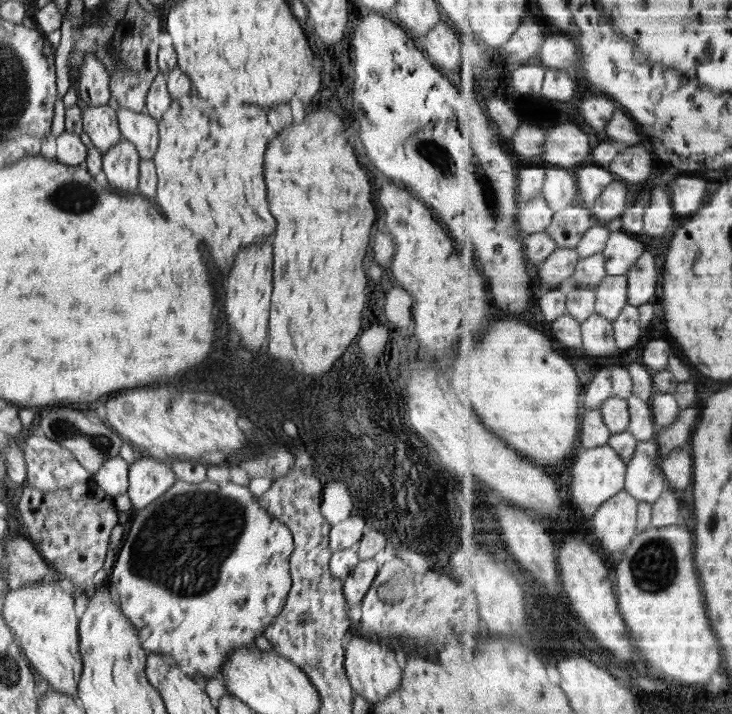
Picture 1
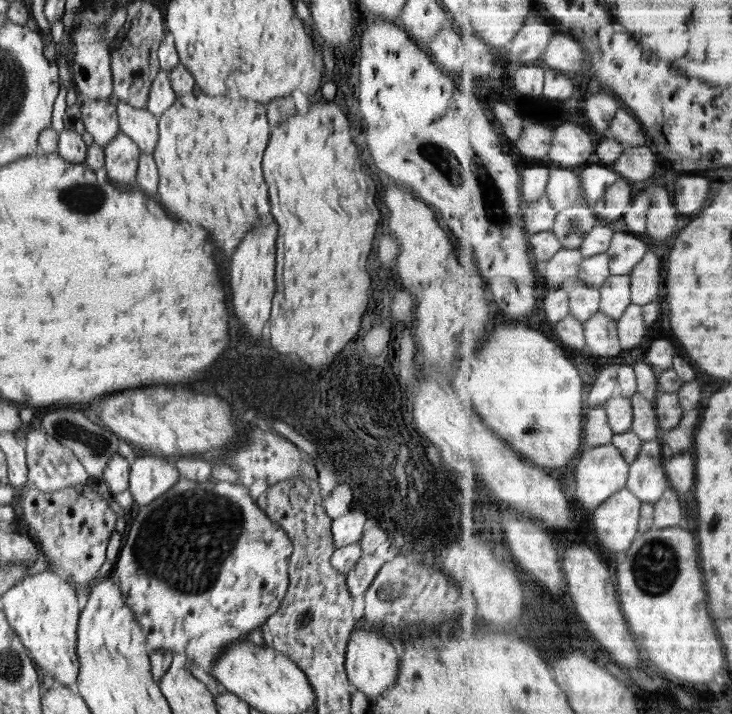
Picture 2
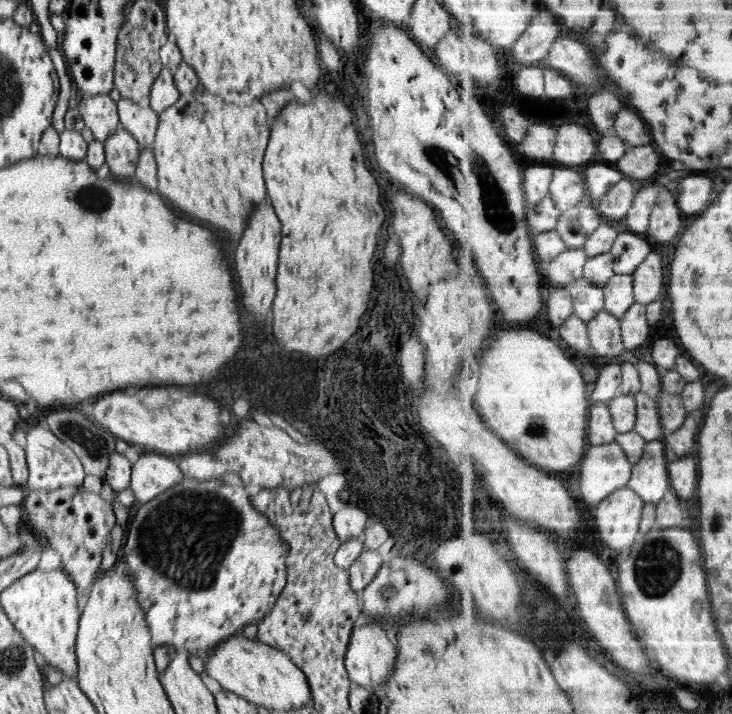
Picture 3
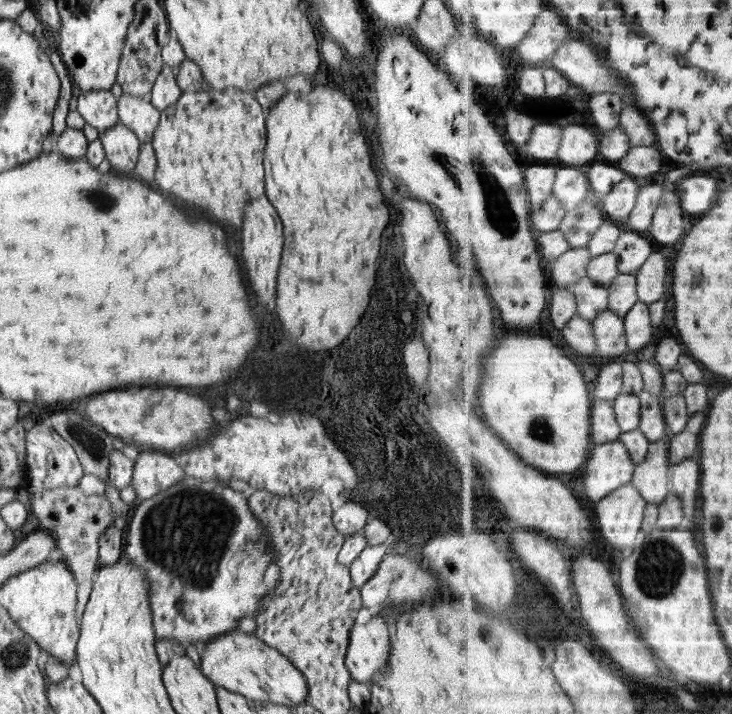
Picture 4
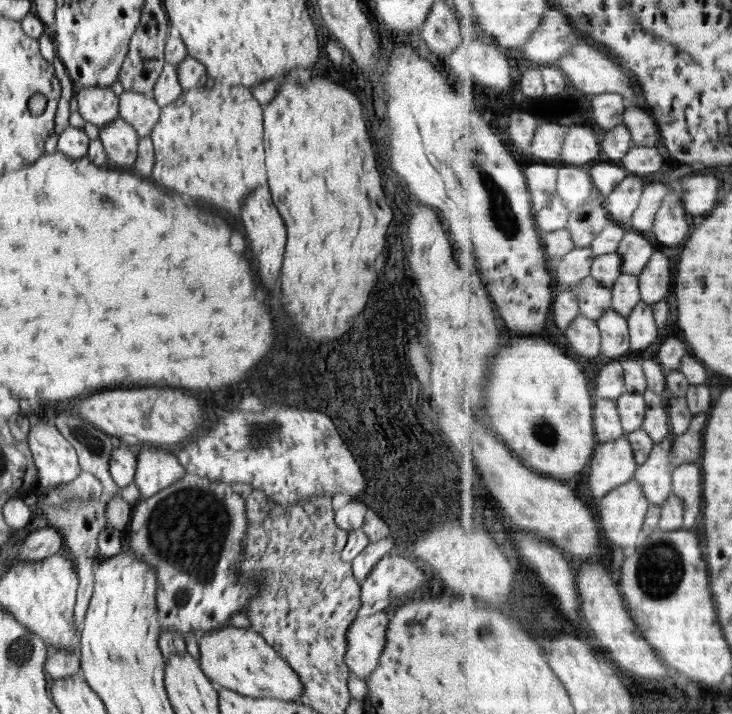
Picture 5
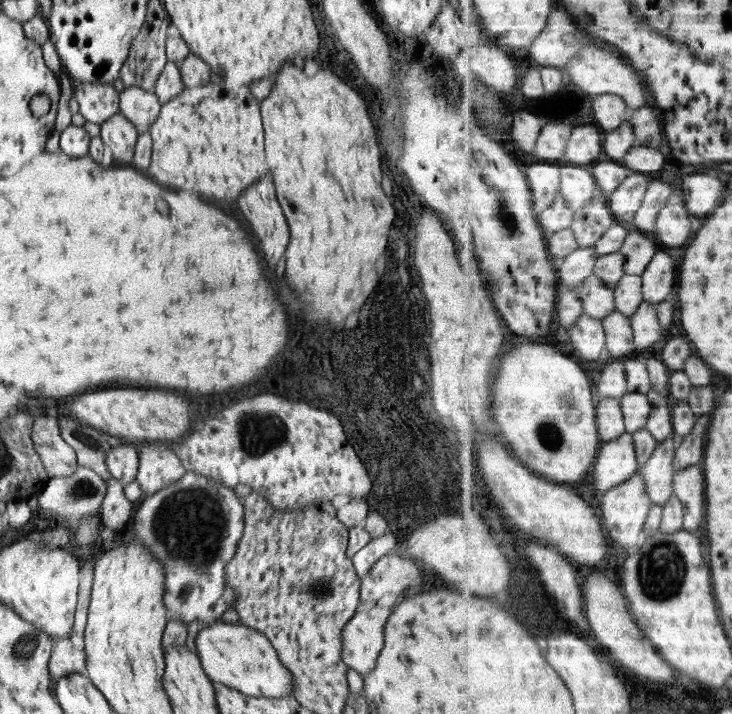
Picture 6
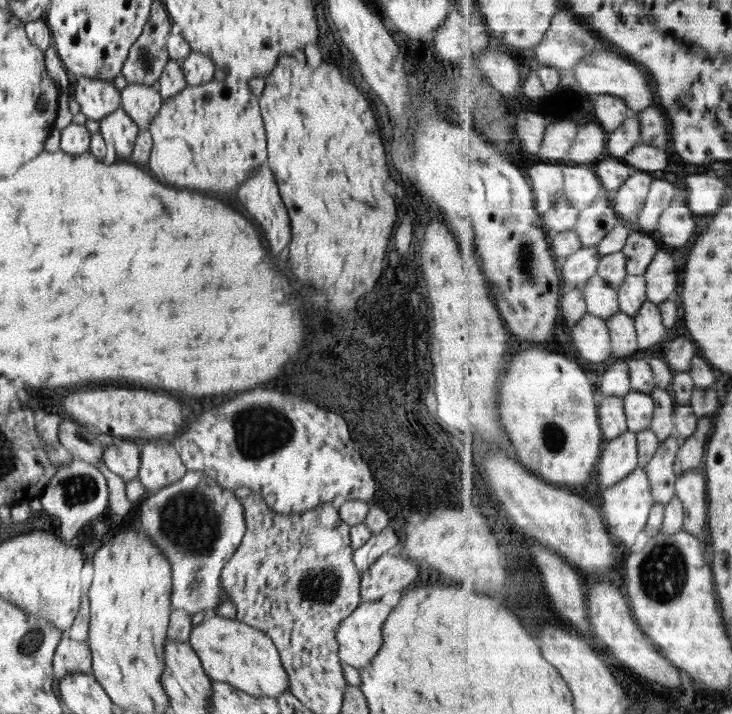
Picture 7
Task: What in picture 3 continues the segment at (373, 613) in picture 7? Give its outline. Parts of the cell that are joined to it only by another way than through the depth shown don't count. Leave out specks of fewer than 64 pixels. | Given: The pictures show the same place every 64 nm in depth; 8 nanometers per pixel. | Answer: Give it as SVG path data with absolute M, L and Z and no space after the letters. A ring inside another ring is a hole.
M367 621L365 625L355 626L349 638L345 654L345 667L351 682L363 686L370 692L390 676L397 655L396 647L386 636L386 630L380 621Z

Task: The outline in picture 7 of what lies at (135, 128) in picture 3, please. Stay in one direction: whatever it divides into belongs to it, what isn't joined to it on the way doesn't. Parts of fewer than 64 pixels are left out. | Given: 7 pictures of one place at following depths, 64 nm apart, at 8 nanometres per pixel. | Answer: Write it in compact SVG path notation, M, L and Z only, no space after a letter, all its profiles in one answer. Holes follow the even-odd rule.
M133 84L121 90L121 108L139 128L149 130L152 119L160 110L163 98L157 87Z

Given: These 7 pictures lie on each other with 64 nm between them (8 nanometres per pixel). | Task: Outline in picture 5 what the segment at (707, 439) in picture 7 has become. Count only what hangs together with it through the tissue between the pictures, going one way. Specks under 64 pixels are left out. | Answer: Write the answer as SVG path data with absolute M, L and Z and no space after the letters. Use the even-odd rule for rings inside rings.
M702 412L694 419L690 432L676 436L675 466L682 466L687 462L698 462L705 456L707 430L711 419L711 412Z

